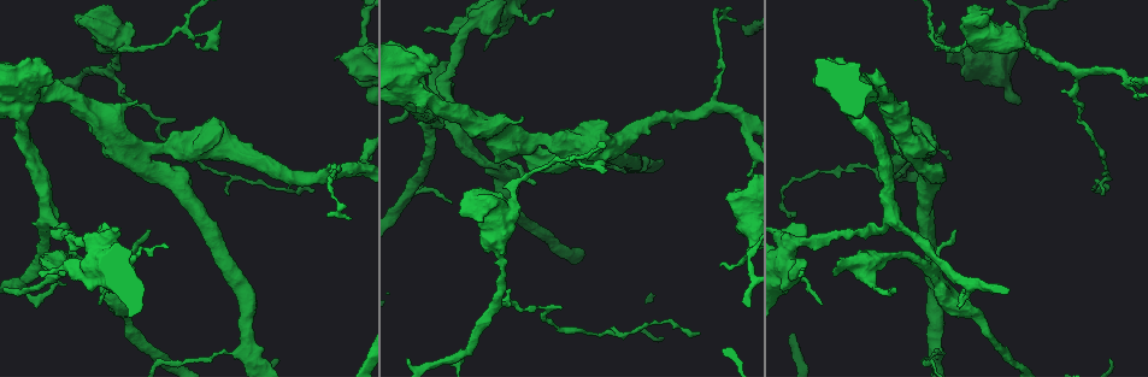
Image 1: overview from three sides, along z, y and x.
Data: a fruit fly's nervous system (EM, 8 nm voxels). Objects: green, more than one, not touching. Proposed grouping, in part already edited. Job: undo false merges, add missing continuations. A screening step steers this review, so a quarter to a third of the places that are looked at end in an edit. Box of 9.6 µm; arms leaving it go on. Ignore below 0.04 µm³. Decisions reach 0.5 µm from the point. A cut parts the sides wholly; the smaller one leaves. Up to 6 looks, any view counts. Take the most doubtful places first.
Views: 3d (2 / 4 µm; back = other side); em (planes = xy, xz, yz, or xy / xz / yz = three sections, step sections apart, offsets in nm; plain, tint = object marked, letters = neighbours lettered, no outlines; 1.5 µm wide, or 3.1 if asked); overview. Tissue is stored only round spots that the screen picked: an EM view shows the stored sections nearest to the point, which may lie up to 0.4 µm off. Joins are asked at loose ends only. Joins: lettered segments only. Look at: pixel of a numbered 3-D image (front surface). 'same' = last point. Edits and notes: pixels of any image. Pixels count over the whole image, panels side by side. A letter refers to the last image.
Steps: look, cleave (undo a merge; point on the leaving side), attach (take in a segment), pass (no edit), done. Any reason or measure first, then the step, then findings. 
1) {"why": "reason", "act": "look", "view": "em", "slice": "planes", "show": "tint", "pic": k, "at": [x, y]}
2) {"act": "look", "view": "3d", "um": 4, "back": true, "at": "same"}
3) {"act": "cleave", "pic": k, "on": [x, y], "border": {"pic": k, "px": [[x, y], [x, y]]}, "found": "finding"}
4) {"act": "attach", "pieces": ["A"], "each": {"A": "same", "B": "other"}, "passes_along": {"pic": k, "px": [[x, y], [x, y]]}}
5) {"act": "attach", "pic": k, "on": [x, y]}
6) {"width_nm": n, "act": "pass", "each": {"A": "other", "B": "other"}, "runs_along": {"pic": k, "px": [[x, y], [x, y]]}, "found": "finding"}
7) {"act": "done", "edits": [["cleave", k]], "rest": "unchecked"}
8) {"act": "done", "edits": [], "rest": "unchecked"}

{"why": "branch stops here", "act": "look", "view": "em", "slice": "planes", "show": "plain", "pic": 1, "at": [66, 284]}

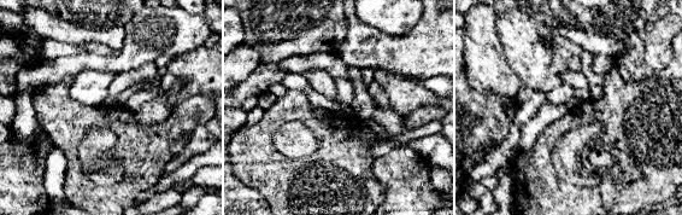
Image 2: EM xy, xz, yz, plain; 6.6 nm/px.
{"why": "what lies round it", "act": "look", "view": "em", "slice": "planes", "show": "letters", "at": "same"}

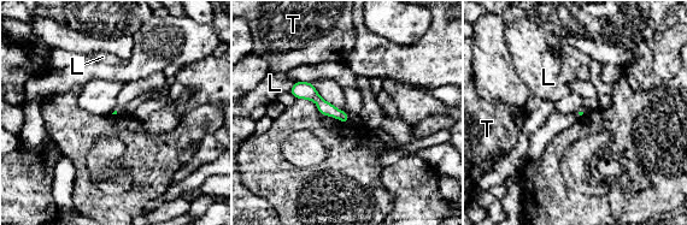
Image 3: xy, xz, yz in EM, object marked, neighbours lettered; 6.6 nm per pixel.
{"act": "pass", "each": {"L": "other", "T": "other"}, "runs_along": {"pic": 3, "px": [[294, 89], [306, 90], [345, 119]]}, "found": "none of them fits"}

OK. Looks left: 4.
{"why": "free end", "act": "look", "view": "em", "slice": "xz", "step": 4, "show": "letters", "pic": 1, "at": [840, 263]}

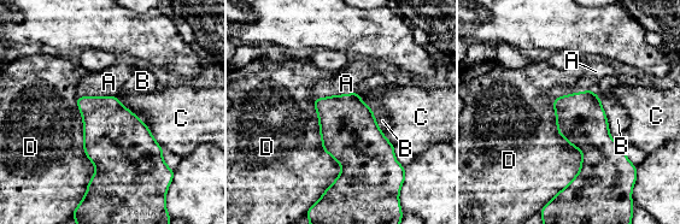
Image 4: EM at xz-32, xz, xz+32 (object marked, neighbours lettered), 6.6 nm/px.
{"width_nm": 160, "act": "attach", "pieces": ["A"], "each": {"A": "same", "B": "other", "C": "other", "D": "other"}, "passes_along": {"pic": 4, "px": [[347, 127], [335, 95], [346, 83]]}, "found": "it goes on there"}

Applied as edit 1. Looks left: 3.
{"act": "look", "view": "overview"}

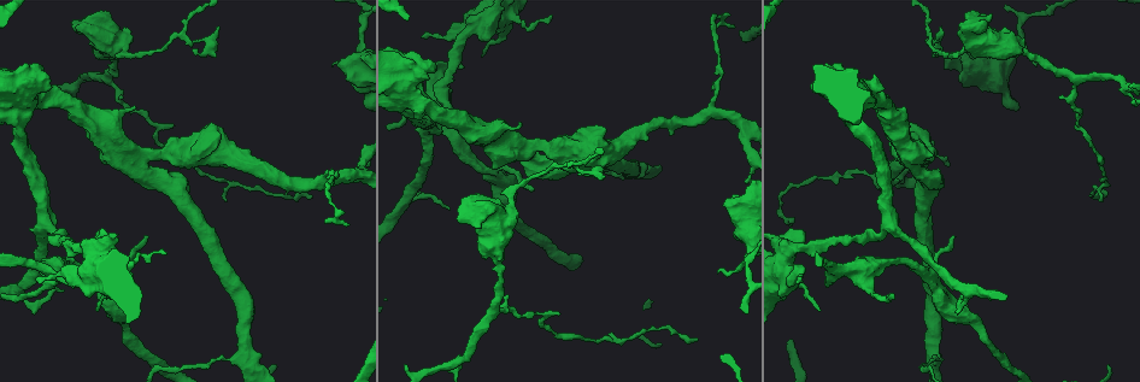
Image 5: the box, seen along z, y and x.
{"why": "free end", "act": "look", "view": "3d", "um": 2, "back": true, "pic": 5, "at": [694, 339]}

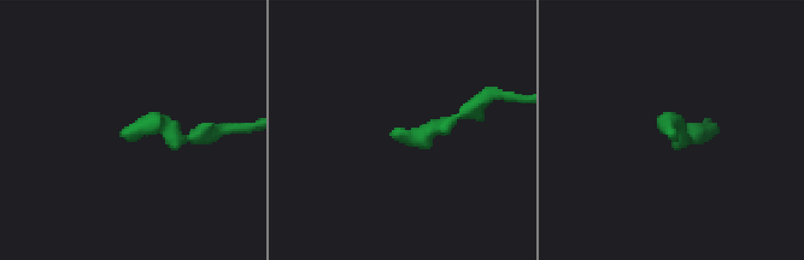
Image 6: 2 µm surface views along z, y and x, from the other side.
{"why": "now the EM", "act": "look", "view": "em", "slice": "planes", "show": "letters", "pic": 6, "at": [399, 128]}

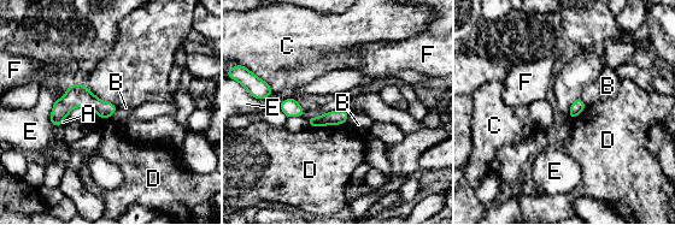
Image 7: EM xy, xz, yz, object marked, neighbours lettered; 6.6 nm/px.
{"act": "pass", "each": {"A": "other", "B": "other", "C": "other", "D": "other", "E": "other", "F": "other"}, "border": {"pic": 7, "px": [[344, 122], [307, 125]]}, "found": "none of them fits"}

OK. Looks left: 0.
{"act": "done", "edits": [["attach", 4]], "rest": "unchecked"}

